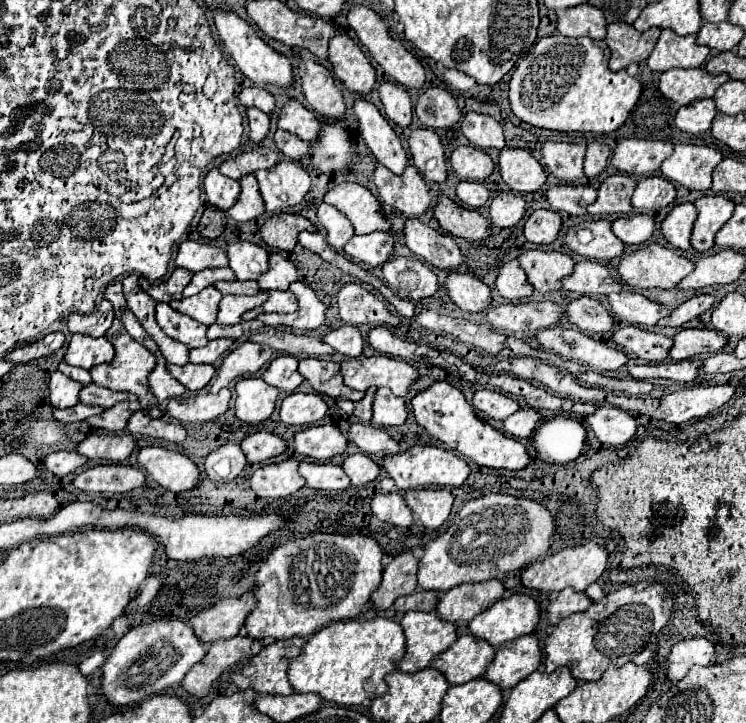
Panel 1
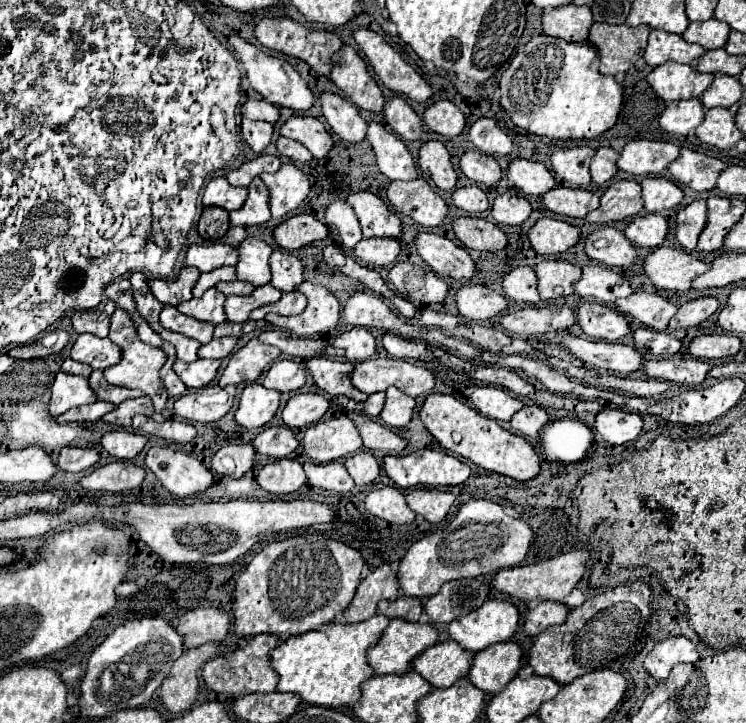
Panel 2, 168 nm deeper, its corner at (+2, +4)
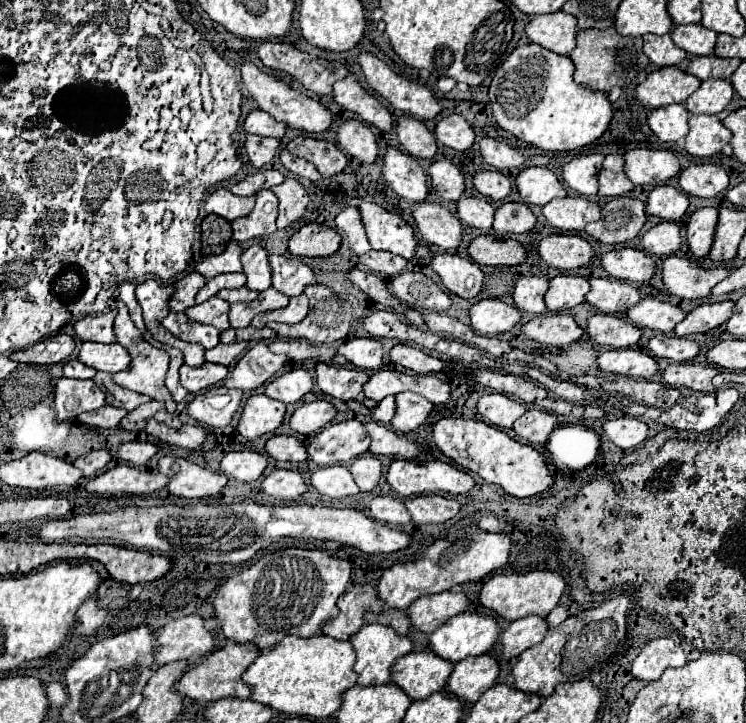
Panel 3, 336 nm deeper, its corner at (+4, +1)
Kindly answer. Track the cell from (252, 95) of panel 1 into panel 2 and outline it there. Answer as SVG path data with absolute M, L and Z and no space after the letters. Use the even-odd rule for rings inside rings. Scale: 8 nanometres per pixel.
M247 100L241 106L241 114L245 118L251 118L251 120L267 120L271 124L275 124L277 118L279 118L279 110L275 106L271 106L271 102L265 102L265 100Z

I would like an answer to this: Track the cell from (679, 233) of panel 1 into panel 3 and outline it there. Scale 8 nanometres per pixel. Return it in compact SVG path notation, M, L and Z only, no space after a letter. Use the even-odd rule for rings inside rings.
M697 209L687 223L687 243L695 257L707 257L713 245L713 233L719 221L719 209Z

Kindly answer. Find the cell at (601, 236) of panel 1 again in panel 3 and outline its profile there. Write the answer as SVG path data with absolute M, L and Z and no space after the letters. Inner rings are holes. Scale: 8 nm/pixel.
M621 247L605 253L601 257L601 265L611 277L629 279L635 283L649 281L655 275L655 267L657 267L653 257L631 247Z

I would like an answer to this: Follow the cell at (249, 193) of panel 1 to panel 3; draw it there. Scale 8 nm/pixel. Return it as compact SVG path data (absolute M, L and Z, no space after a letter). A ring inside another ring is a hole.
M259 191L255 209L247 217L241 217L231 223L233 239L249 241L255 237L271 235L277 229L275 219L277 219L277 197L273 195L273 191Z

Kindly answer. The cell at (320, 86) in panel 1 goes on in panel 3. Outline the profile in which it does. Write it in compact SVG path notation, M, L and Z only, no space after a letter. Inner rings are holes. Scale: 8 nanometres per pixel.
M343 119L337 127L337 137L339 137L339 147L347 155L351 155L363 163L375 163L375 159L379 157L377 139L375 139L373 131L361 121Z

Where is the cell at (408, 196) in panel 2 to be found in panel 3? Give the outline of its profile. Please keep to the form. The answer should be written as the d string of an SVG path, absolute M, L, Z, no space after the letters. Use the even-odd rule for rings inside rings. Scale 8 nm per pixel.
M423 201L413 203L411 211L423 241L441 251L455 251L461 245L461 221L449 209Z

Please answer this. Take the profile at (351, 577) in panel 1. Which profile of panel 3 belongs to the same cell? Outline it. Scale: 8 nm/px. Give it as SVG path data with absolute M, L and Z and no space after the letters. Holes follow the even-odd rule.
M281 549L261 557L255 565L243 569L241 573L229 577L217 589L213 601L215 617L221 621L221 633L225 639L235 643L255 643L261 651L271 651L285 635L313 637L321 627L337 617L337 597L345 591L351 577L351 565L343 559L331 557L319 549Z

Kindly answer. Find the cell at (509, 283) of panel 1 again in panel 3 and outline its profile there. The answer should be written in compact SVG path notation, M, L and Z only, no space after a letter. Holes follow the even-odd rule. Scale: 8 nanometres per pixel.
M535 275L521 277L515 285L515 291L513 291L515 307L519 311L533 313L533 315L547 313L547 307L543 301L547 287L549 287L549 279L545 279L545 277L535 277Z

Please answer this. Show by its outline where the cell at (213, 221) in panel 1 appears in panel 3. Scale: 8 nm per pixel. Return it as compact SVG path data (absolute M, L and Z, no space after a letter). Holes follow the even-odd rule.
M205 215L201 223L201 253L217 255L223 253L227 243L231 241L231 223L217 215Z

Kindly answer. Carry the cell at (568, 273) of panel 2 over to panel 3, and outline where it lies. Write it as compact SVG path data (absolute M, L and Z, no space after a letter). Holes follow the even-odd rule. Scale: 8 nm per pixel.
M557 275L549 281L549 293L545 295L545 303L549 311L565 311L585 301L589 293L589 281L585 277Z

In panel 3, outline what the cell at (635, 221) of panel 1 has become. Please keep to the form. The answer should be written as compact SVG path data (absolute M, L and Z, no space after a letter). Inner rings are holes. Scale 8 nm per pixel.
M661 221L641 237L643 249L655 257L669 257L681 247L681 227L675 221Z

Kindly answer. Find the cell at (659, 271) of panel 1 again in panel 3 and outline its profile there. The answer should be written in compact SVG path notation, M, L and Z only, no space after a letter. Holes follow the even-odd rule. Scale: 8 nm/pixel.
M671 255L663 261L663 283L681 299L703 299L709 297L711 289L729 277L727 267L699 267L697 261Z

